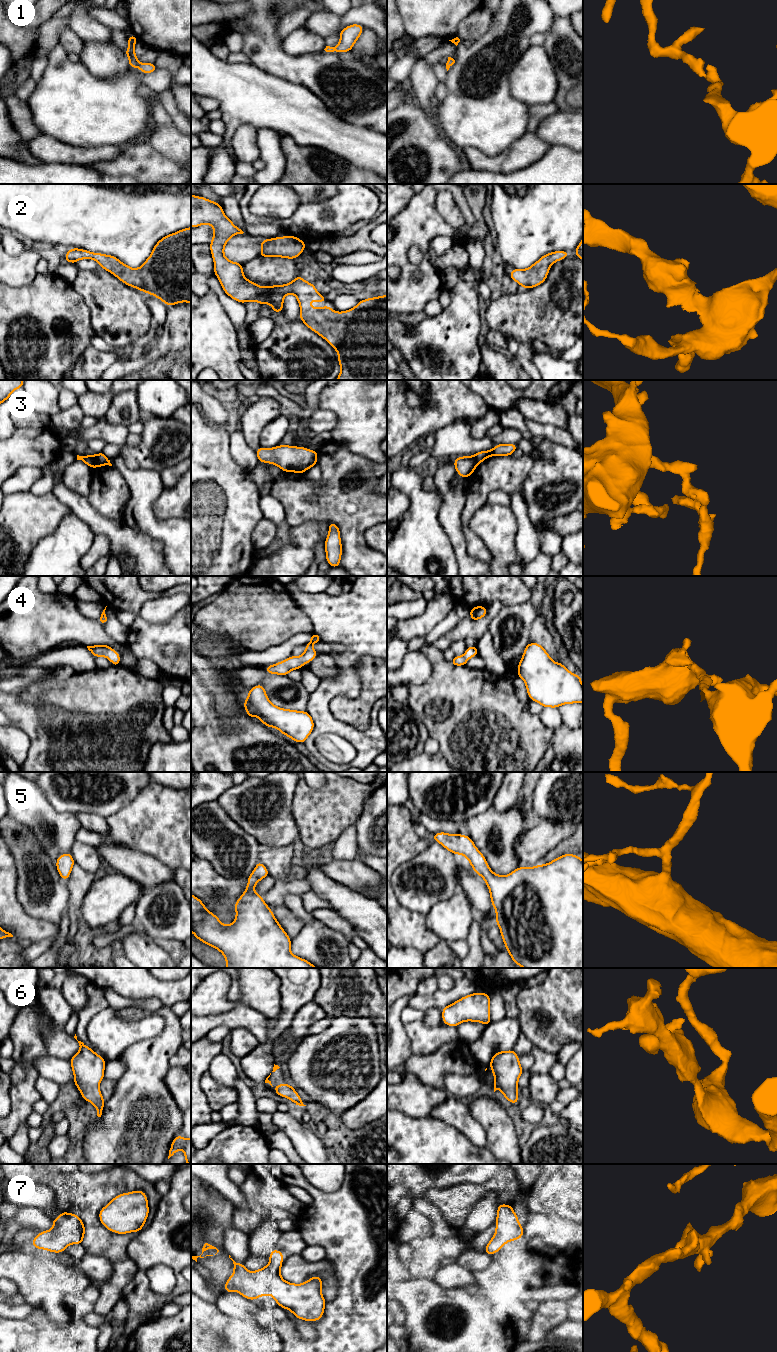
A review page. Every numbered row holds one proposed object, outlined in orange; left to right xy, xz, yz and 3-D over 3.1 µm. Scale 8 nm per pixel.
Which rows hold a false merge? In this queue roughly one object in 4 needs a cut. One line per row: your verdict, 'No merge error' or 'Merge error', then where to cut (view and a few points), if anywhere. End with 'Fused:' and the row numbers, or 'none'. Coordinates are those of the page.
1: No merge error. No split
2: No merge error. No split
3: Merge error. Split along xy (92, 455), (104, 465)
4: No merge error. No split
5: No merge error. No split
6: No merge error. No split
7: No merge error. No split
Fused: 3

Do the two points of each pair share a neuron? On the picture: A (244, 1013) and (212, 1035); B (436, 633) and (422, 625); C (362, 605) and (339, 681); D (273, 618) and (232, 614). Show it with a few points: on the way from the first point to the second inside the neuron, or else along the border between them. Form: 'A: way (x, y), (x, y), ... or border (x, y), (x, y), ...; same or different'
A: border (230, 1029), (226, 1026), (216, 1026), (204, 1036); different
B: border (448, 613), (423, 637); different
C: way (362, 624), (360, 638), (346, 662); same
D: way (263, 614), (242, 614); same

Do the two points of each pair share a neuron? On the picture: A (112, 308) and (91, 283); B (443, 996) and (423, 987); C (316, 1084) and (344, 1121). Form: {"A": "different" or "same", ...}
{"A": "same", "B": "different", "C": "different"}

